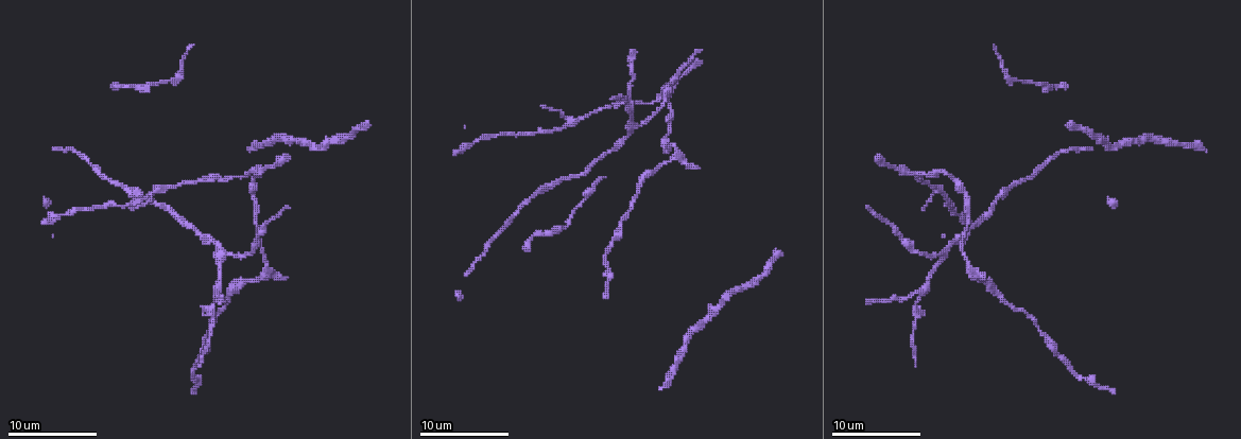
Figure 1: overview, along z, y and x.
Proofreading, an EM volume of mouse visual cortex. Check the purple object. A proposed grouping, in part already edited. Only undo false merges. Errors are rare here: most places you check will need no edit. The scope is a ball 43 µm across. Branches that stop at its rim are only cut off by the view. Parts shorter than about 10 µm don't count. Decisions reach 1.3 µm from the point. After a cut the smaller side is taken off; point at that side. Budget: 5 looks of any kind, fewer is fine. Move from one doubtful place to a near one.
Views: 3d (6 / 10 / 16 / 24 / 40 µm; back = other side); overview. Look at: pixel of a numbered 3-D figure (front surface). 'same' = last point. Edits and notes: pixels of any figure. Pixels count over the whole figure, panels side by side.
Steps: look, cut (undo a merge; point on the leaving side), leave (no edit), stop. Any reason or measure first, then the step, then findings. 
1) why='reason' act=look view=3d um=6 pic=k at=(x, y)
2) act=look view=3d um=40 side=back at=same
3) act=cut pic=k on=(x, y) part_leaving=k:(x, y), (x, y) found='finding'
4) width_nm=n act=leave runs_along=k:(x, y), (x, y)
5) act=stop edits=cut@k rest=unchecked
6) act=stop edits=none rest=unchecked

why='calibre changes' act=look view=3d um=6 pic=1 at=(911, 173)

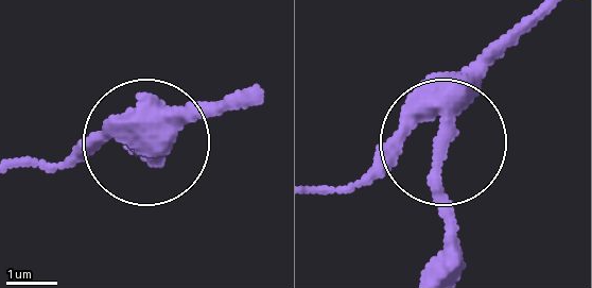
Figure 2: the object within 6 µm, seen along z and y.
act=look view=3d um=6 side=back pic=2 at=(441, 141)

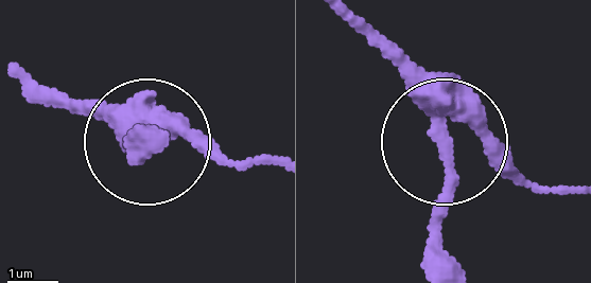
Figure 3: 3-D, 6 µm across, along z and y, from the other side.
act=leave found='all the same neuron'

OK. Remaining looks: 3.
act=look view=3d um=10 pic=1 at=(631, 130)

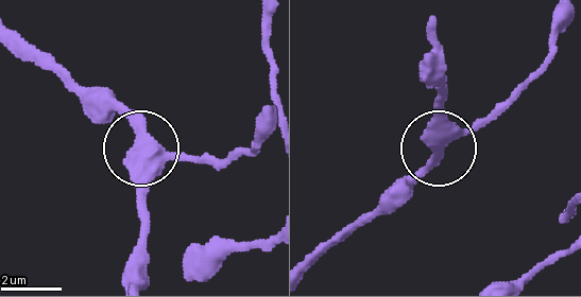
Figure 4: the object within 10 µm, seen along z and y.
act=look view=3d um=10 side=back pic=4 at=(138, 146)

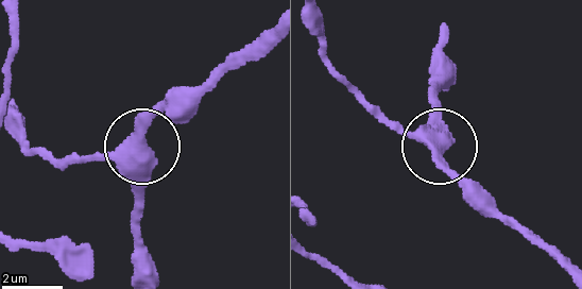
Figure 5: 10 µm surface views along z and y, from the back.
act=leave runs_along=5:(135, 145), (191, 91) found='all the same neuron'

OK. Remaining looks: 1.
act=look view=3d um=6 pic=1 at=(539, 189)

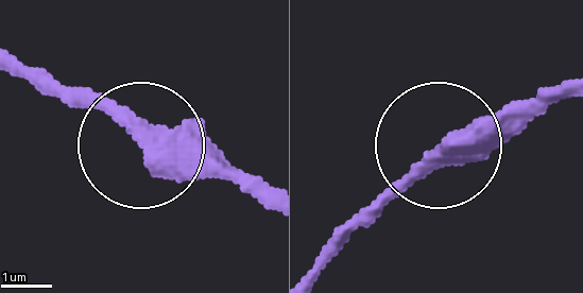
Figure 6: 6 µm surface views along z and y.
width_nm=370 act=leave runs_along=6:(561, 83), (523, 113), (433, 142), (348, 227) found='all the same neuron'

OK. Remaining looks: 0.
act=stop edits=none rest=unchecked

